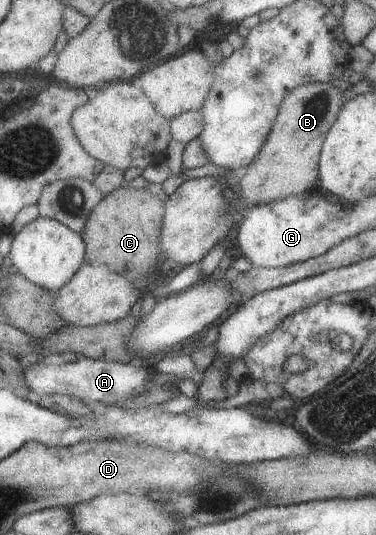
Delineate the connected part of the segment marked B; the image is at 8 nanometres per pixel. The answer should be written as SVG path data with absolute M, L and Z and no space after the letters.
M328 81L325 83L312 83L295 88L282 103L280 114L277 116L272 132L264 143L259 157L251 165L240 173L239 192L236 193L238 201L245 207L253 207L254 204L262 205L272 203L289 197L290 195L308 194L315 187L316 180L320 176L321 152L328 133L338 120L340 111L344 108L348 92L339 90Z

